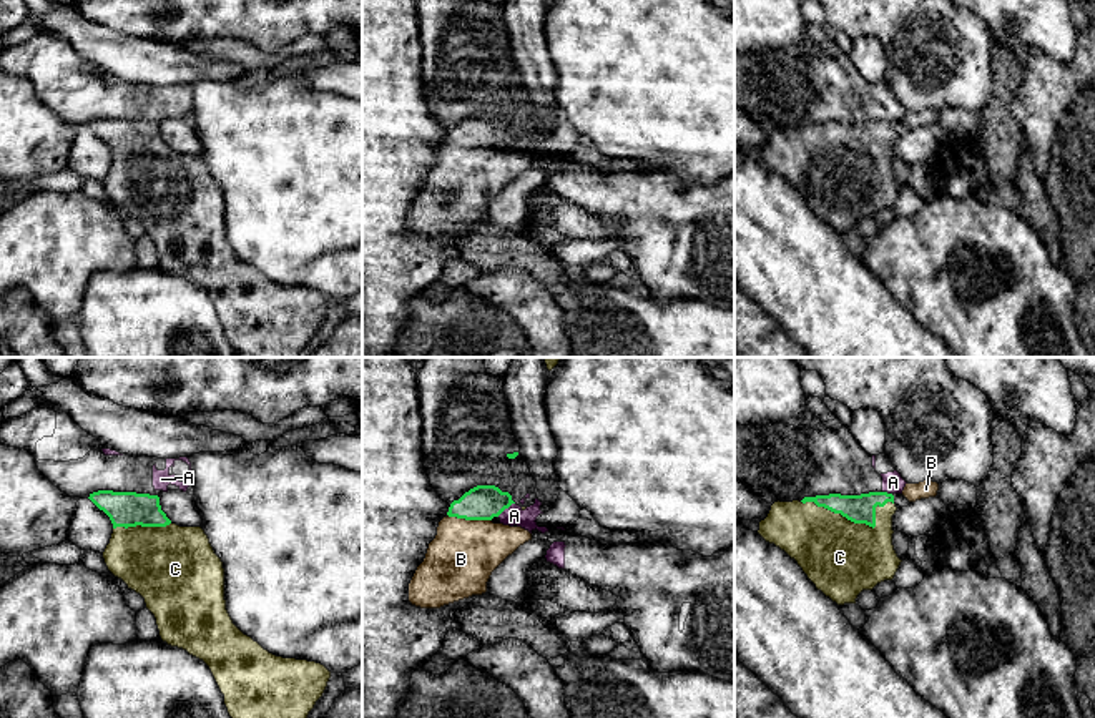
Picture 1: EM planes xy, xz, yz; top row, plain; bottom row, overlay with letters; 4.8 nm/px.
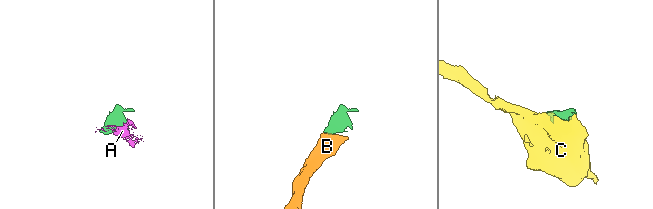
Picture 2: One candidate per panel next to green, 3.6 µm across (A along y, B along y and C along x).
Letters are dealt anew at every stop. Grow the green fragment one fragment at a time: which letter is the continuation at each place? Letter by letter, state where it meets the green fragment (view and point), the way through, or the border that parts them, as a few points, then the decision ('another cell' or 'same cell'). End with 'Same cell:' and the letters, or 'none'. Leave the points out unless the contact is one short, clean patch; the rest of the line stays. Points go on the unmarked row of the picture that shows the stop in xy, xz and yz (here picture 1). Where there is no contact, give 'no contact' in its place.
A: meets green in xz at (505, 135); border along xz (514, 130), (497, 143); another cell
B: meets green in xz at (469, 147); runs through xz (484, 130), (469, 147), (467, 177), (461, 186); same cell
C: meets green in yz at (856, 150); same cell
Same cell: B, C

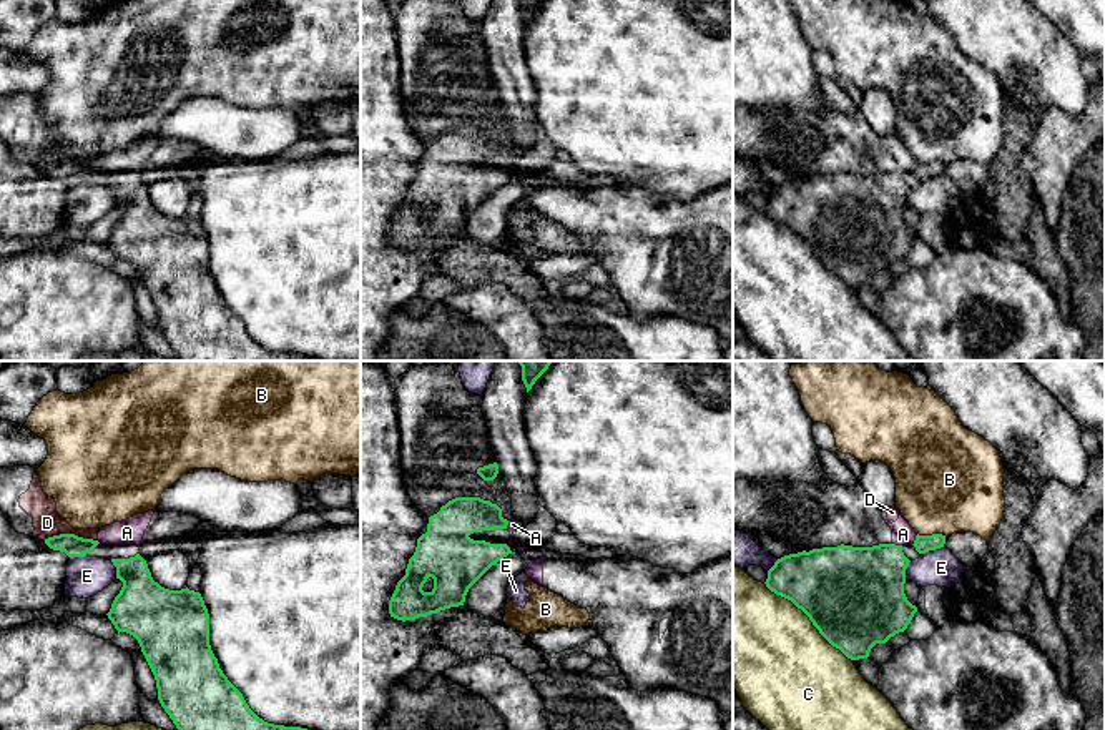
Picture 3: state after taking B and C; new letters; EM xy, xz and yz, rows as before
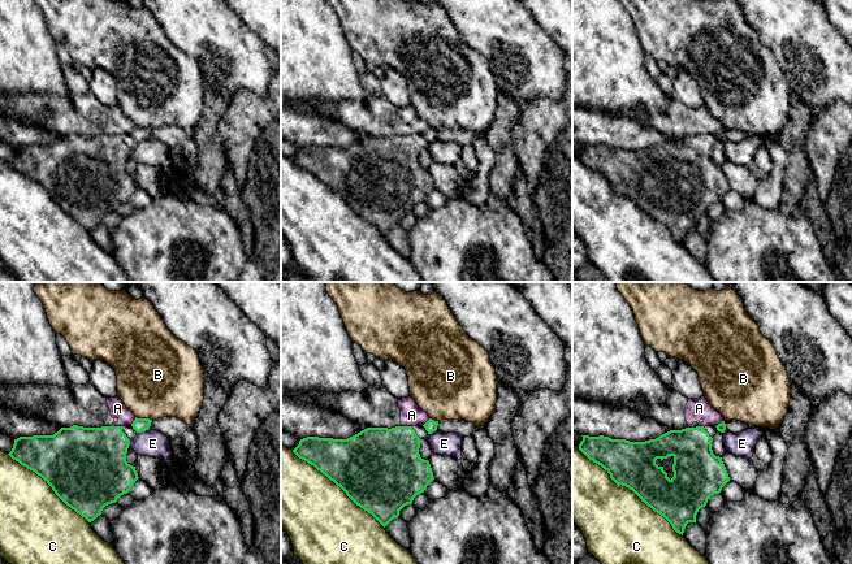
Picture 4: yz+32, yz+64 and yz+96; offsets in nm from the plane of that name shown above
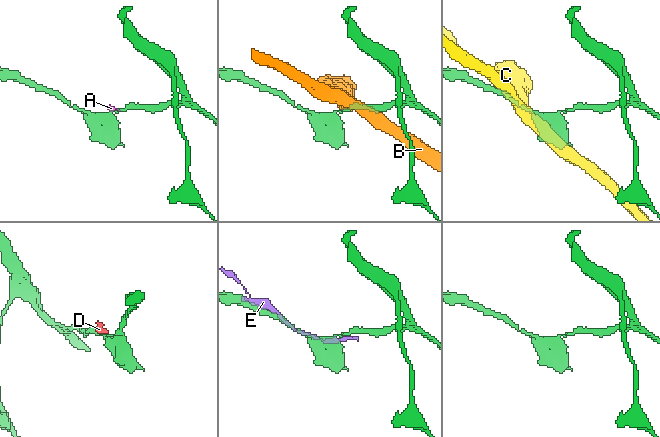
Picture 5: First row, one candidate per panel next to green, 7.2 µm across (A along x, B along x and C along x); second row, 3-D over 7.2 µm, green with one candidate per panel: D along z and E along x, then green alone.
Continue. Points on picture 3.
A: meets green in yz at (916, 167); border along yz (918, 162), (911, 172); another cell
B: meets green in yz at (933, 162); another cell
C: meets green in yz at (810, 246); another cell
D: meets green in xy at (70, 162); border along xy (44, 167), (54, 162), (77, 162), (97, 168); another cell
E: meets green in yz at (931, 177); another cell
Same cell: none

